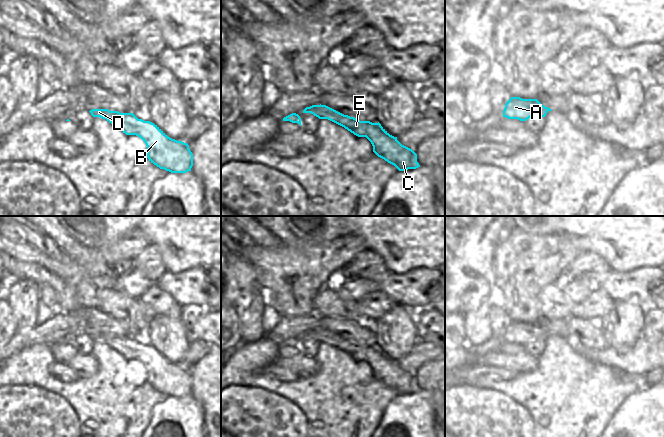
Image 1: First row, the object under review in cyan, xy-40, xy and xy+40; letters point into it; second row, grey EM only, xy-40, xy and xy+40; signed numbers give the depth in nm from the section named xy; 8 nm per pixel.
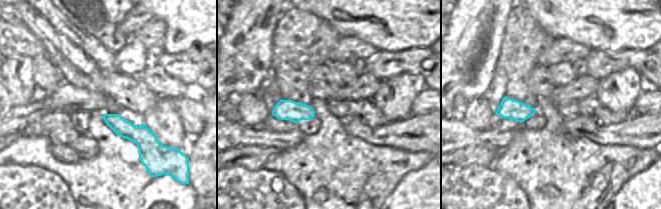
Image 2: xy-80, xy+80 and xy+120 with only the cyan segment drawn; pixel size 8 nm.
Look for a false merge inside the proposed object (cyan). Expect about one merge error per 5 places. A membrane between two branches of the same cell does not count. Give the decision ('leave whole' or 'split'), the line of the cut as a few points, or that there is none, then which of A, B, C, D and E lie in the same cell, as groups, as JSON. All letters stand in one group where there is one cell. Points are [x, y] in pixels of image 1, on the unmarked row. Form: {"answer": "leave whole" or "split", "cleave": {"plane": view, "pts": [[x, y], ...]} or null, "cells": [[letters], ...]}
{"answer": "leave whole", "cleave": null, "cells": [["A", "B", "C", "D", "E"]]}

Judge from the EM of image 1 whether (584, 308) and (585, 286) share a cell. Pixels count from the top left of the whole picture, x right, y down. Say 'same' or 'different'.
different

